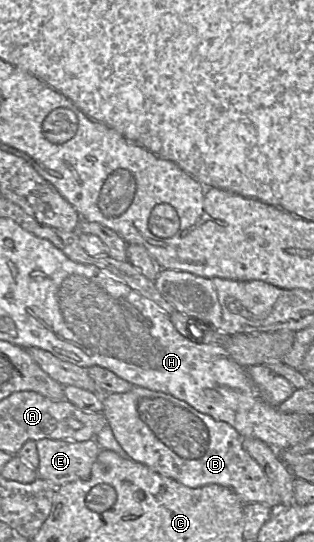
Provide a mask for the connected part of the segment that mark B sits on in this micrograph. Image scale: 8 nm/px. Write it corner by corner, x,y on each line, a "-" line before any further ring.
134,386
126,393
109,393
101,396
102,414
107,420
107,425
132,461
141,463
186,487
221,485
233,491
245,504
263,503
273,510
280,507
280,498
274,493
264,471
244,450
242,437
229,424
216,421
211,416
198,412
186,402
170,394
143,387

